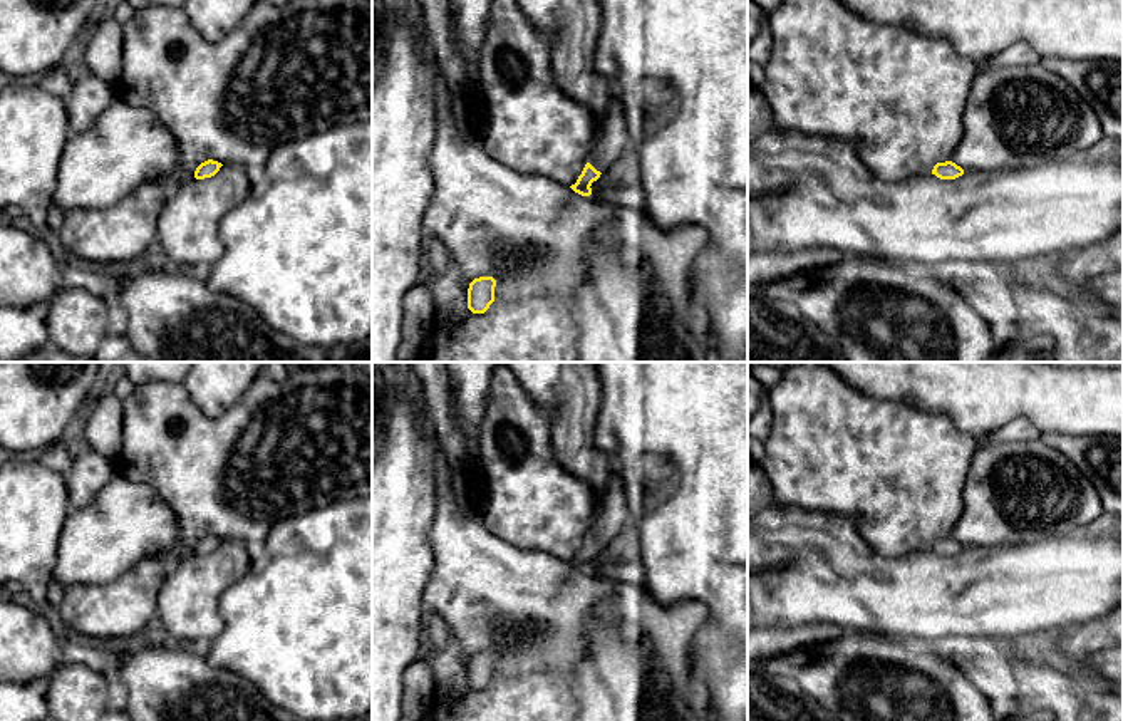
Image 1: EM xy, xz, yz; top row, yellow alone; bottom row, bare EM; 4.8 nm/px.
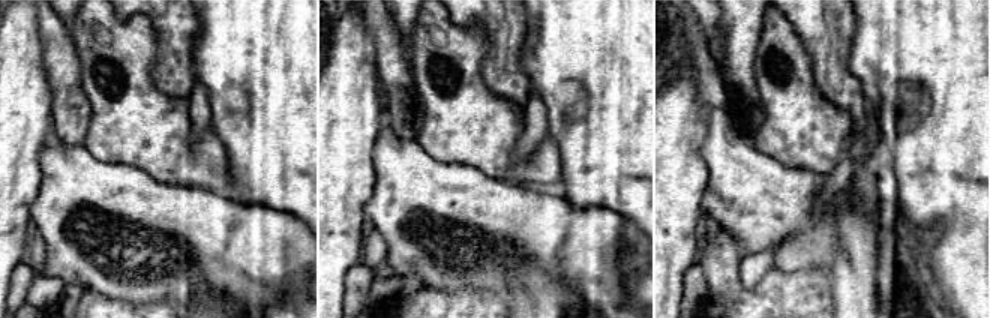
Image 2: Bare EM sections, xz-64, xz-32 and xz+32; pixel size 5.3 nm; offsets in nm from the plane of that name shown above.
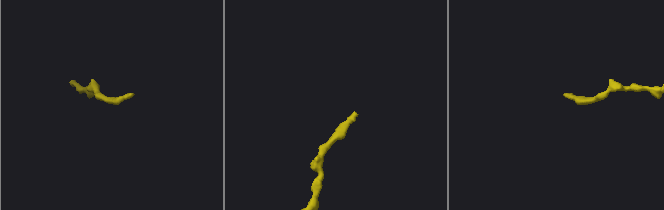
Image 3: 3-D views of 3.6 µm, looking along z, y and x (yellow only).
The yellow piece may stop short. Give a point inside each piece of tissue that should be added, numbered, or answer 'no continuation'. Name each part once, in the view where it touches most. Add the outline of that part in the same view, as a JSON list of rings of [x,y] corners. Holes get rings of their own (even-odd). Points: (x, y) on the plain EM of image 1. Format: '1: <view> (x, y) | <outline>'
1: xz (614, 515) | [[[610,475],[600,513],[593,520],[588,538],[600,548],[615,543],[620,532],[629,525],[629,506],[624,483]]]

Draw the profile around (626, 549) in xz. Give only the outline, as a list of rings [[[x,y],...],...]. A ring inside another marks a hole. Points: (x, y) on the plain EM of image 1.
[[[624,526],[617,540],[603,547],[600,553],[592,558],[592,568],[603,560],[612,562],[615,567],[632,560],[642,560],[639,535],[632,526]]]

